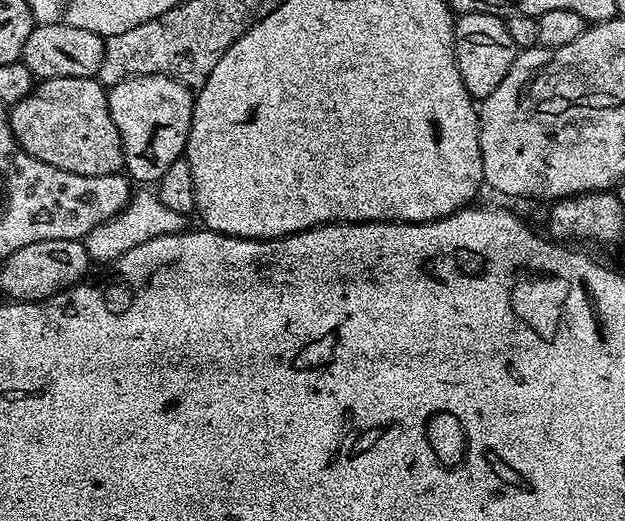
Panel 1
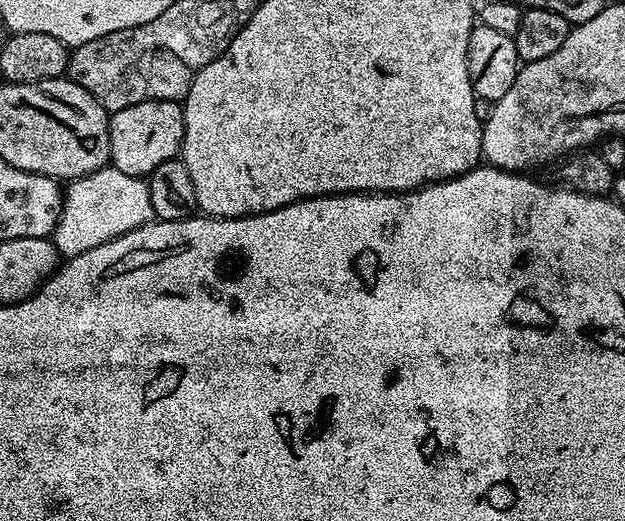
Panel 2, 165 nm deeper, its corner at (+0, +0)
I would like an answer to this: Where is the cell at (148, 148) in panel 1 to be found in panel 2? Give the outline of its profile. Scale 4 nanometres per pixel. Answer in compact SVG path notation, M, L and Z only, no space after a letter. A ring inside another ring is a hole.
M147 100L138 102L134 106L126 106L126 110L118 110L111 113L108 121L108 133L110 134L111 167L122 170L122 174L147 177L162 162L177 159L184 142L184 110L175 100Z

